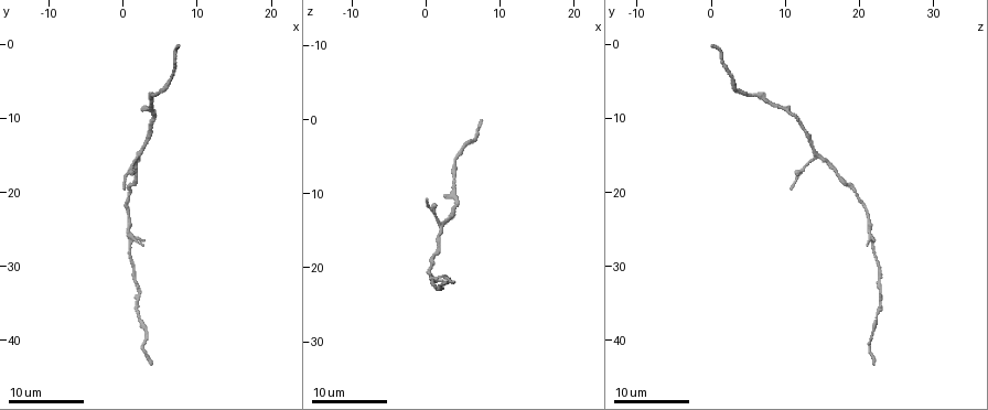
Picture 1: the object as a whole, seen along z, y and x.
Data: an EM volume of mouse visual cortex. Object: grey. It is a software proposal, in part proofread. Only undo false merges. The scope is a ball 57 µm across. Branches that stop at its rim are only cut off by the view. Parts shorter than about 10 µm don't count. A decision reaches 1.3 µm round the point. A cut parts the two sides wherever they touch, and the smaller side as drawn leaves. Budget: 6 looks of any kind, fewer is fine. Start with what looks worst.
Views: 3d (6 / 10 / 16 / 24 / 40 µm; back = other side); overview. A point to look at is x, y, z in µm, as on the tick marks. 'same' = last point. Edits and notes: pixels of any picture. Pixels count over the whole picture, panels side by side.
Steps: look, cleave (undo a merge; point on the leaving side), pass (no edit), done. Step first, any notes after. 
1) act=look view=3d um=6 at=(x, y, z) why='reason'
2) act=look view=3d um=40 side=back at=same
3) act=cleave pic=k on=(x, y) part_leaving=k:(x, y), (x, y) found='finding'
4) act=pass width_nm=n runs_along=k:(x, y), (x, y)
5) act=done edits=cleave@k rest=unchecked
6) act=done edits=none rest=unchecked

act=look view=3d um=10 at=(2.0, 18.0, 17.5)

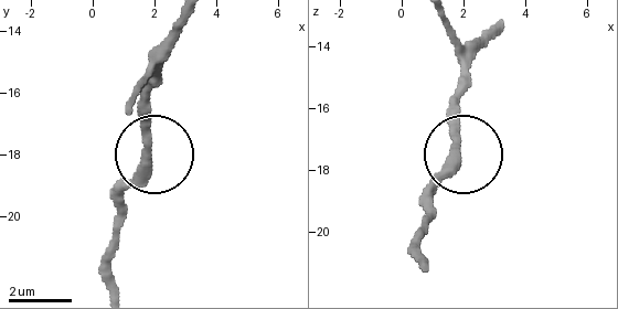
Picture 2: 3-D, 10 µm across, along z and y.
act=pass side_arm_um=29 runs_along=2:(142, 161), (145, 171), (118, 209) found='one cell here'

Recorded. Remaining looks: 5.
act=look view=3d um=10 at=(1.0, 27.0, 22.0) why='three-way junction'

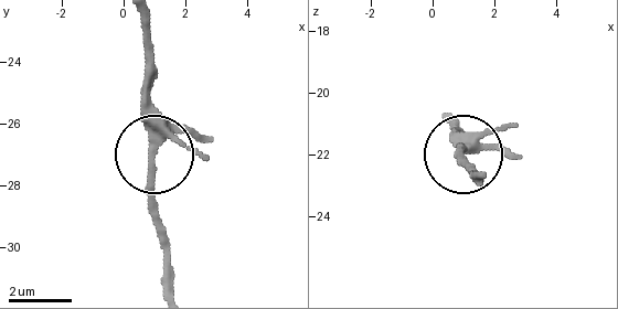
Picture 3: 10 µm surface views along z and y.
act=look view=3d um=6 at=same

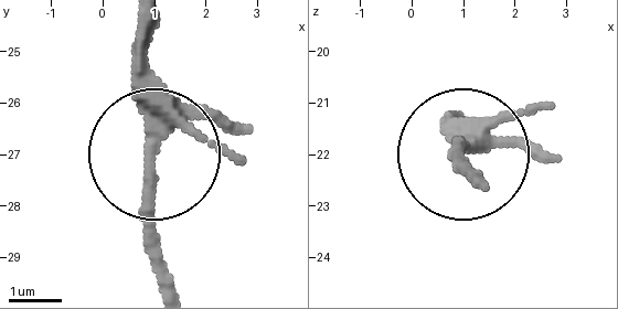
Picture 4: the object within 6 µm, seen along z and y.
act=pass runs_along=4:(142, 22), (156, 281) found='all the same cell'

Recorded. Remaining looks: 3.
act=look view=3d um=16 at=(4.5, 7.0, 5.5) why='thin neck'

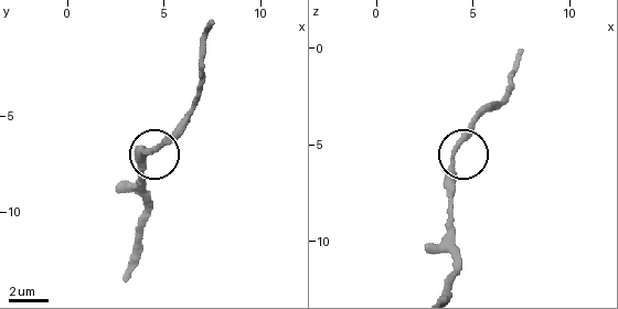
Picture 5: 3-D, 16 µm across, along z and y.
act=pass runs_along=5:(445, 288), (455, 260), (450, 161), (483, 114) found='continuous, no second cell'

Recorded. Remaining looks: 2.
act=done edits=none rest=unchecked

